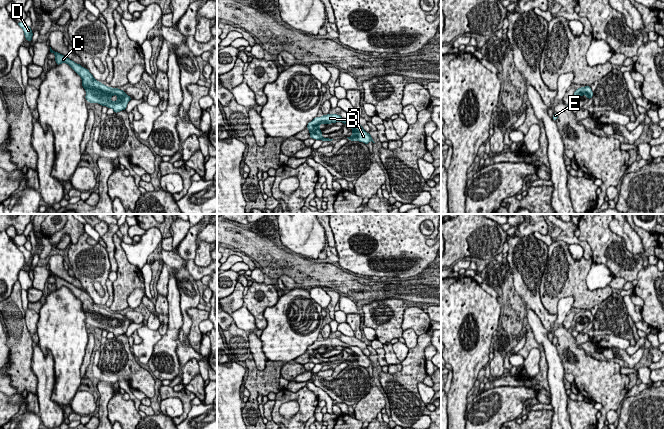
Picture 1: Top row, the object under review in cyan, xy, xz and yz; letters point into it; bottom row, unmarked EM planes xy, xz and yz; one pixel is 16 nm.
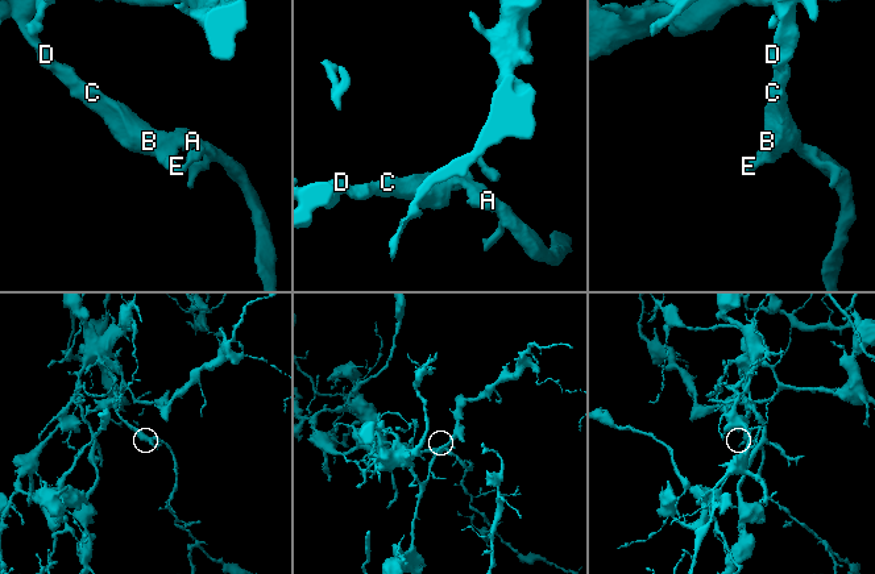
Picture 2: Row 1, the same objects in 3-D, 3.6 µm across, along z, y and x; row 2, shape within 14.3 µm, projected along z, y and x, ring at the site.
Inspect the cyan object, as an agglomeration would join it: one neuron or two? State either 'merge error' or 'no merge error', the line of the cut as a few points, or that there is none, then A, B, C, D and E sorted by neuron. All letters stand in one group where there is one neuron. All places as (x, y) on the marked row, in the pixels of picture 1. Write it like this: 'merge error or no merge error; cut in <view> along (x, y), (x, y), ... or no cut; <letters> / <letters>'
no merge error; no cut; A B C D E

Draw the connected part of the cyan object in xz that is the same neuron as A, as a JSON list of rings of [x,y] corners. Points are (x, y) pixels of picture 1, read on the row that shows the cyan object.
[[[327,114],[321,117],[315,117],[311,122],[308,123],[306,128],[309,130],[310,138],[313,138],[315,140],[319,139],[322,140],[323,142],[332,141],[333,139],[322,137],[323,134],[320,130],[320,125],[321,124],[327,125],[336,122],[342,122],[344,124],[349,125],[352,128],[353,135],[347,137],[350,141],[359,141],[365,143],[366,145],[370,141],[375,143],[371,135],[367,133],[360,124],[346,120],[337,114]]]

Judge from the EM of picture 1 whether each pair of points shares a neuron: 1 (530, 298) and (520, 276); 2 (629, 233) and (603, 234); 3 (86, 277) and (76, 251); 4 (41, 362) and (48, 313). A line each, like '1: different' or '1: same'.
1: same
2: different
3: same
4: different

